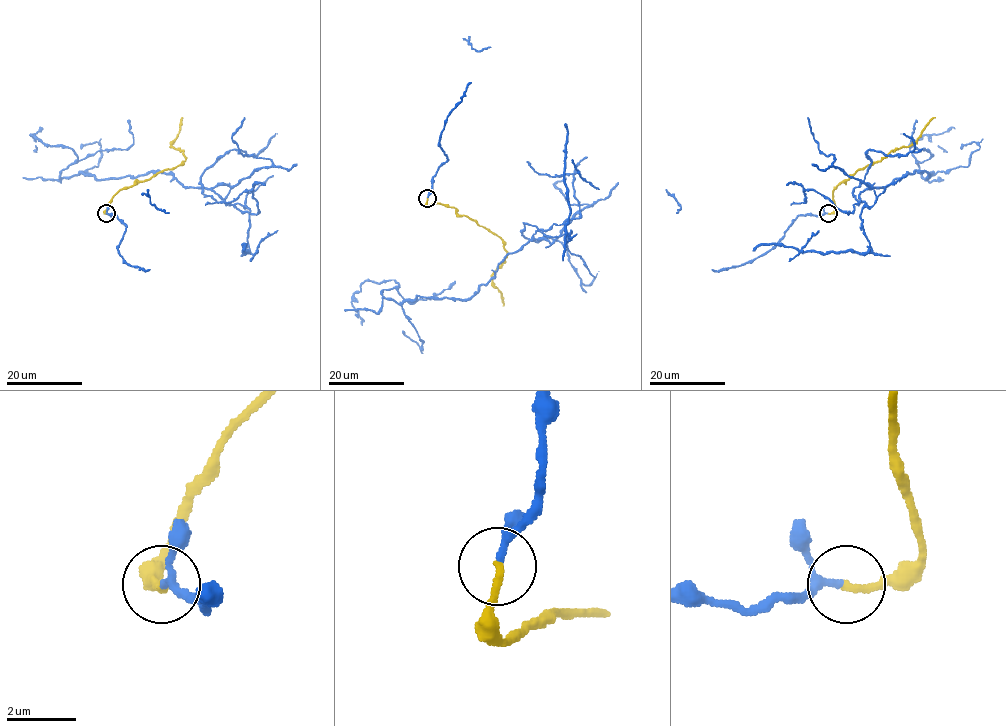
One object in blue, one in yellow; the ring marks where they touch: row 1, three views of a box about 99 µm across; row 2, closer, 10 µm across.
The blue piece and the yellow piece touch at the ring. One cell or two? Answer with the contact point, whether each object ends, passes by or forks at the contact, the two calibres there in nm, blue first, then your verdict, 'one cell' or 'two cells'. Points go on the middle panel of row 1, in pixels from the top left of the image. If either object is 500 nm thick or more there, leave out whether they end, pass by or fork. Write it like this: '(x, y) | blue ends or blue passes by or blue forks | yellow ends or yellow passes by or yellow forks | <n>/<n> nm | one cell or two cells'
(427, 198) | blue passes by | yellow ends | 160/220 nm | one cell

